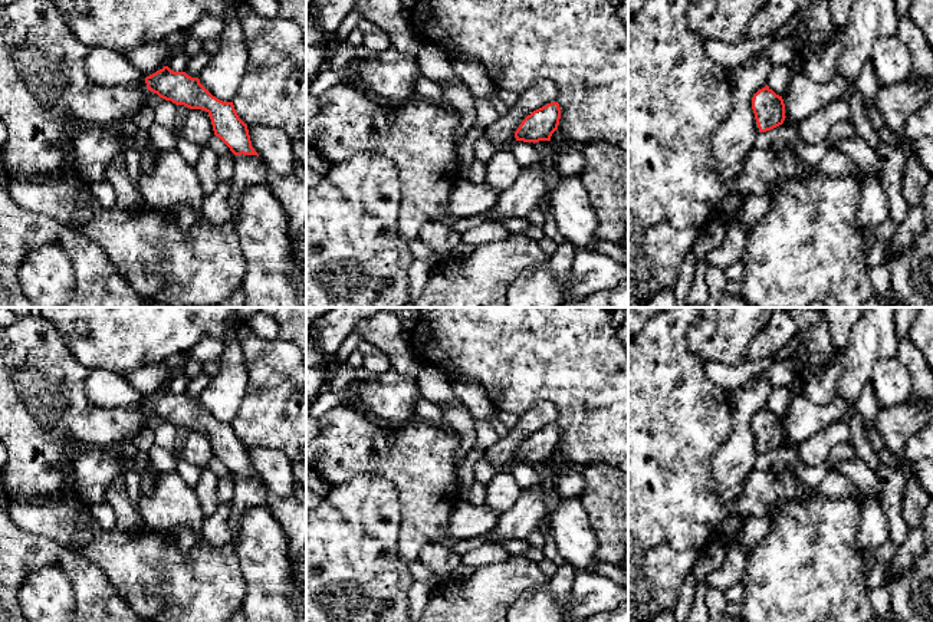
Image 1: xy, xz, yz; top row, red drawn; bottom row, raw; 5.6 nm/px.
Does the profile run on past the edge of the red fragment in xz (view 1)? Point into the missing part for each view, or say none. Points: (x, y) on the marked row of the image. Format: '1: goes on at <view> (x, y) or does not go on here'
1: does not go on here

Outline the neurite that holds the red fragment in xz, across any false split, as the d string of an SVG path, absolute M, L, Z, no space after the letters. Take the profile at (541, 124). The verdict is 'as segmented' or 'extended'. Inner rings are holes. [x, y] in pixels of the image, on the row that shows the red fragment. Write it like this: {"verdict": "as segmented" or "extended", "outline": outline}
{"verdict": "as segmented", "outline": "M551 102L528 115L515 132L516 141L539 142L551 141L558 129L561 108L558 102Z"}

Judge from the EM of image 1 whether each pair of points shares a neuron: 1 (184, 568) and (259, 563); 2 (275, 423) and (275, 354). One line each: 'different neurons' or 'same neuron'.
1: different neurons
2: same neuron

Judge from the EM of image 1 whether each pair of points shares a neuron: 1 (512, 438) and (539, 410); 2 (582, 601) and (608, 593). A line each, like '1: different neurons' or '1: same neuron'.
1: same neuron
2: same neuron

